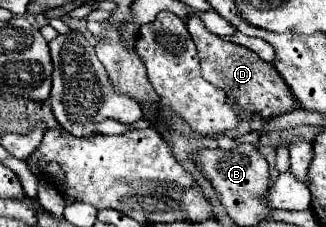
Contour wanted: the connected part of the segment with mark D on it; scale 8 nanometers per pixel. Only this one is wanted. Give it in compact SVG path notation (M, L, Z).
M189 17L185 23L197 45L203 77L215 87L223 89L231 103L239 105L239 109L243 111L259 115L261 119L279 117L279 115L299 109L299 105L295 103L295 95L287 91L287 83L283 83L283 77L279 75L279 71L275 71L271 63L265 63L263 59L259 59L259 55L255 55L253 51L241 45L225 43L221 37L209 33L197 17Z

